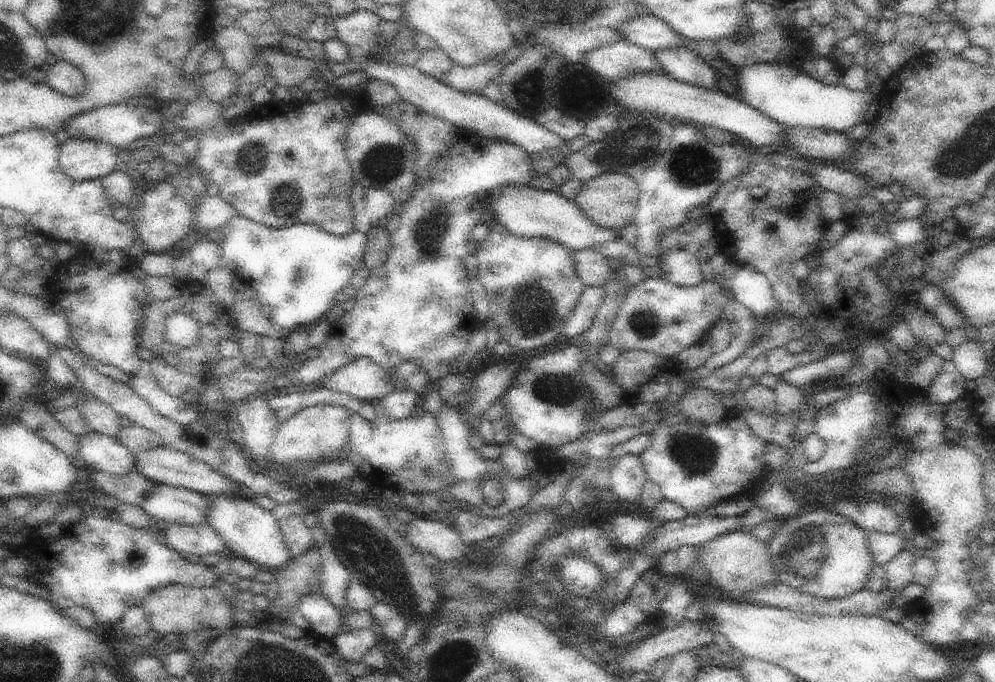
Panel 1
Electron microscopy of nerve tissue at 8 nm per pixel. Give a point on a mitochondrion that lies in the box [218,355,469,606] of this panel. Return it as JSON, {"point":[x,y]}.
{"point":[349,538]}

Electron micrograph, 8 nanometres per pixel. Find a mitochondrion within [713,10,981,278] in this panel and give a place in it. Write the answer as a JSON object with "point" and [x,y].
{"point":[797,207]}

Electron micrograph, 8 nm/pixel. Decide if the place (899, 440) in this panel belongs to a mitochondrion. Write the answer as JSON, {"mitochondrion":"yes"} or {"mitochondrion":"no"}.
{"mitochondrion":"no"}

